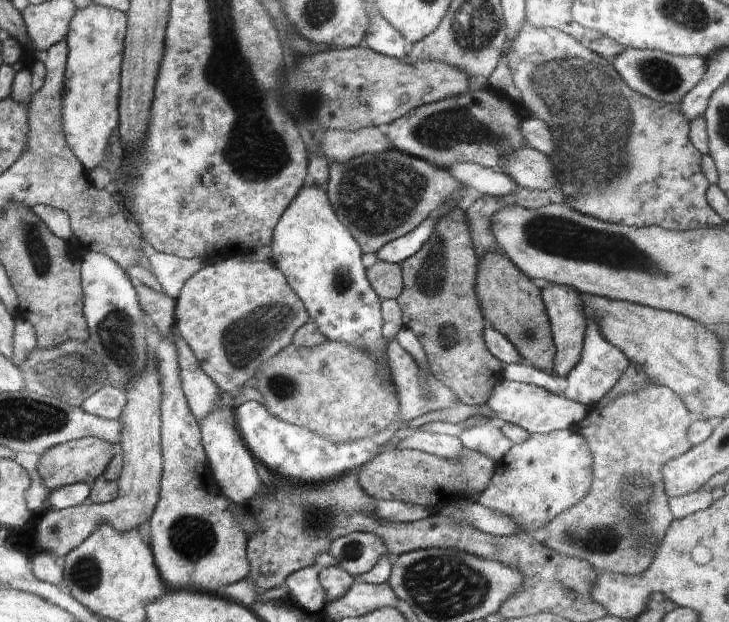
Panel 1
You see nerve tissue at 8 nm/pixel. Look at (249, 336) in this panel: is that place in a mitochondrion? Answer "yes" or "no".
yes

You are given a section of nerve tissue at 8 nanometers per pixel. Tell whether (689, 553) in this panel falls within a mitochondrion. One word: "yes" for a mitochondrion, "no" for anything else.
no

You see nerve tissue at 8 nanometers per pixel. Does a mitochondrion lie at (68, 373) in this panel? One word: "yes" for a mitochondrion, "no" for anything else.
yes

